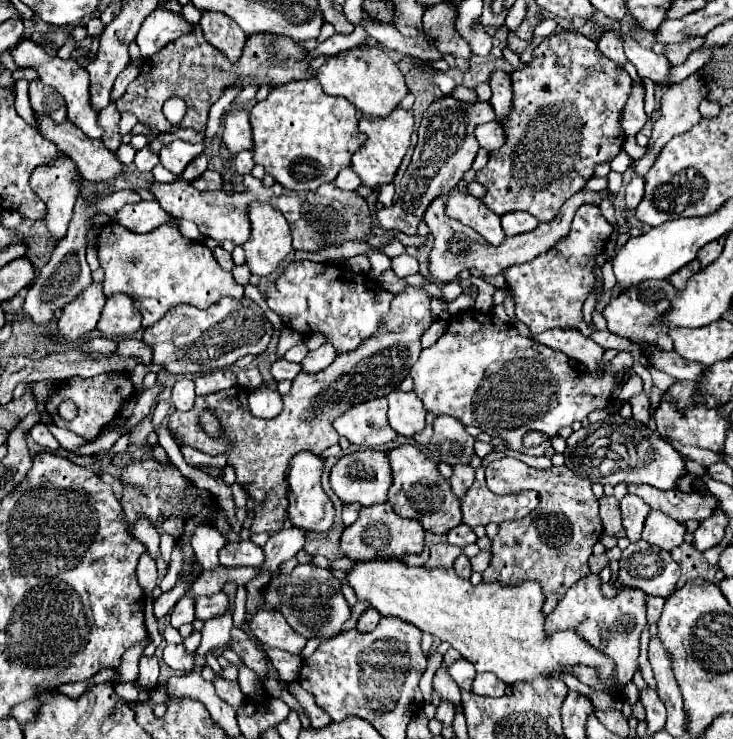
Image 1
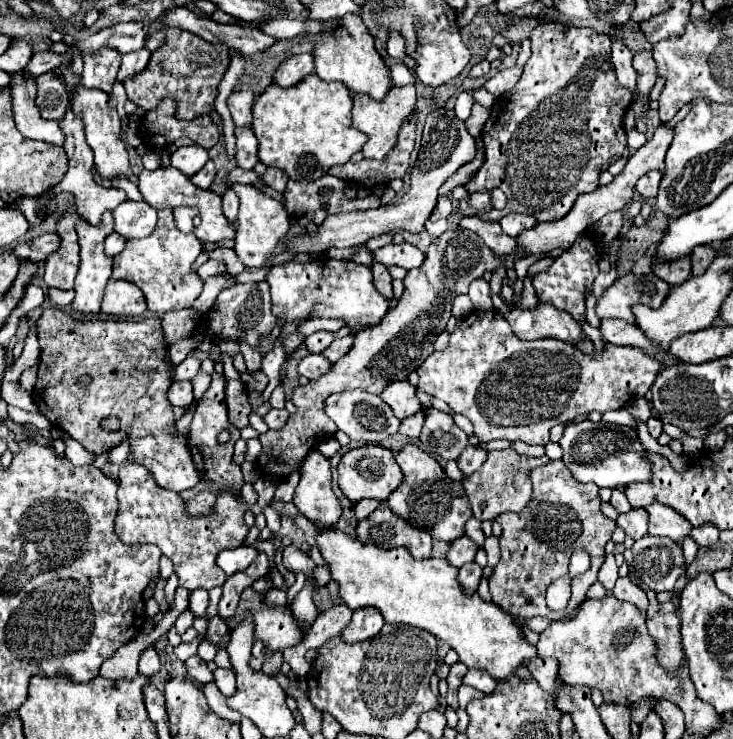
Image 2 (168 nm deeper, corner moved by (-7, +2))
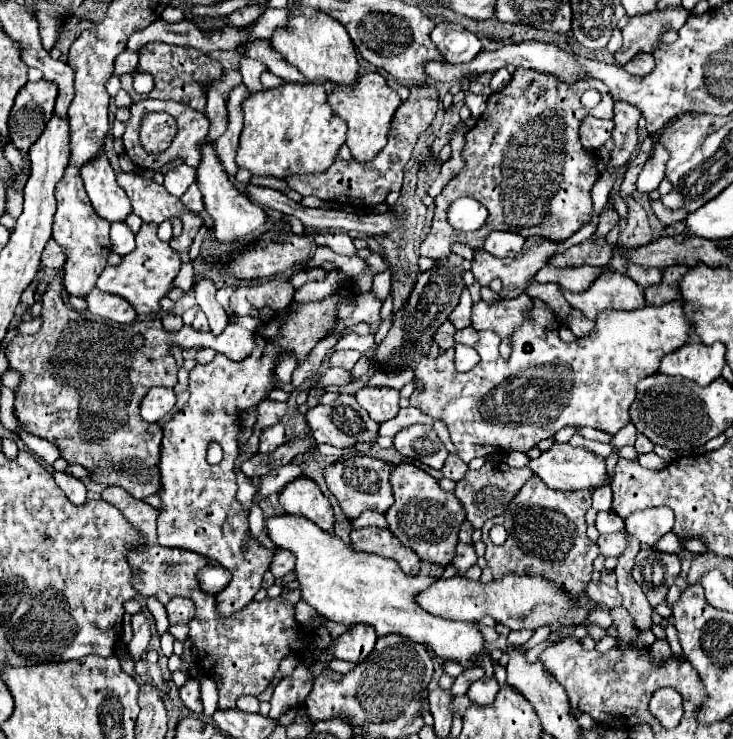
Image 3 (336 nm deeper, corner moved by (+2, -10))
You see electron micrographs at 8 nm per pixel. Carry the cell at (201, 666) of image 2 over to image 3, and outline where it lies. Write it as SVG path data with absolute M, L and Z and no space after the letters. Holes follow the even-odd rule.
M188 678L186 684L180 688L180 698L192 712L202 712L202 700L200 700L200 682Z

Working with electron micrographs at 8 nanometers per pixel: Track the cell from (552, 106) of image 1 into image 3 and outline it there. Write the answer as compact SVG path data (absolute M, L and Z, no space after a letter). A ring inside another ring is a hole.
M516 68L510 84L488 98L484 114L476 126L468 130L464 146L466 168L448 182L440 196L436 196L432 230L420 244L420 256L448 256L454 242L482 248L492 230L508 230L524 238L542 236L546 240L562 242L580 226L588 224L592 216L590 190L600 176L596 168L600 158L580 142L580 122L584 116L592 114L580 104L580 96L590 88L602 94L596 116L612 120L614 100L610 92L606 92L602 80L558 84L554 76ZM458 196L472 196L488 208L488 220L480 230L466 234L448 224L446 210Z

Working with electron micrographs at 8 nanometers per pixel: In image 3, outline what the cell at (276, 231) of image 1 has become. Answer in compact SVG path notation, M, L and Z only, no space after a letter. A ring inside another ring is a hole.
M210 144L202 146L202 162L200 162L198 172L196 172L196 184L198 184L198 188L200 188L202 196L204 196L204 204L206 204L208 214L214 218L214 230L216 230L214 234L216 234L218 242L228 244L228 246L238 244L238 242L254 236L268 222L268 216L262 210L262 206L256 206L242 192L238 192L234 188L234 184L230 182L226 170L222 168L222 164L216 158Z

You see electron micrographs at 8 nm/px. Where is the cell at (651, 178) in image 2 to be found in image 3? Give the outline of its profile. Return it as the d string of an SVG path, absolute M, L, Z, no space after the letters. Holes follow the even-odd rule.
M658 144L656 152L654 152L654 158L644 164L644 168L642 168L640 176L638 176L636 188L638 188L640 194L650 194L650 192L654 192L658 188L658 184L664 178L666 160L668 160L668 152L664 150L662 144Z

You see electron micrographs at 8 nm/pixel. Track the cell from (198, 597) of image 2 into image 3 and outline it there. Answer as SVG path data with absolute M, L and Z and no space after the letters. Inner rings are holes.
M172 598L166 610L170 624L188 624L194 618L194 602L190 598Z

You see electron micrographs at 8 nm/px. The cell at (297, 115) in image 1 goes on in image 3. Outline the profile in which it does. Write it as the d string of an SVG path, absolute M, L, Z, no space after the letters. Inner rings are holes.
M282 84L274 90L260 90L242 102L244 110L244 130L240 134L240 148L236 154L236 164L250 170L254 176L274 176L290 178L296 174L326 172L336 160L340 148L346 142L346 122L336 116L328 104L328 94L322 84Z

